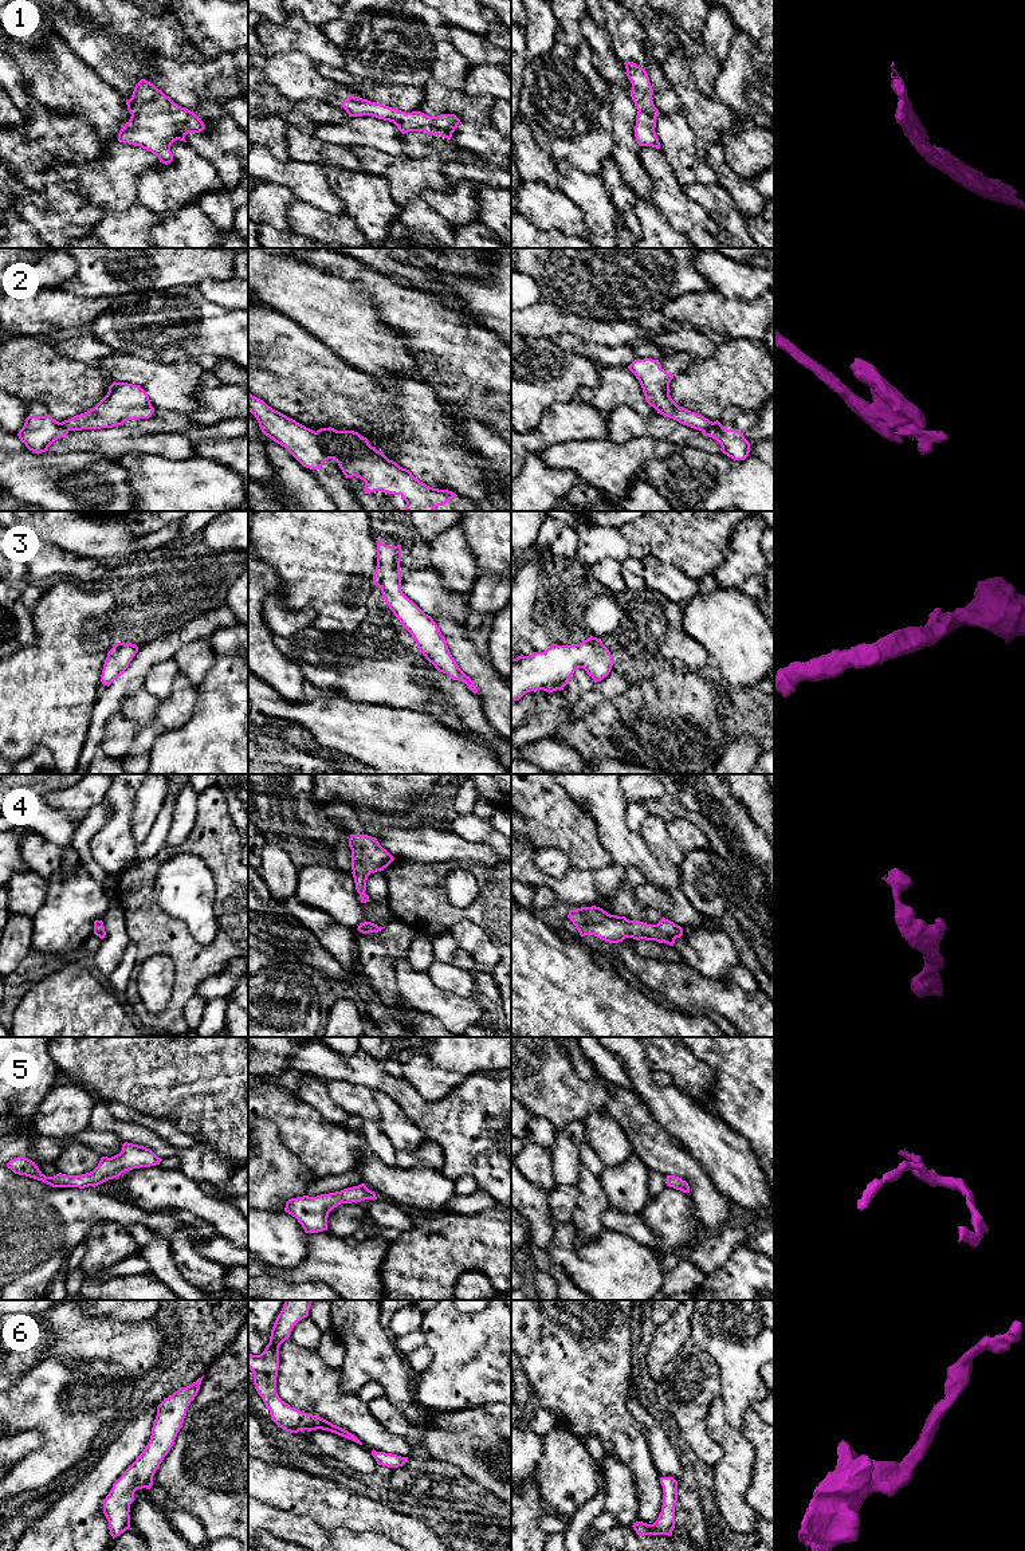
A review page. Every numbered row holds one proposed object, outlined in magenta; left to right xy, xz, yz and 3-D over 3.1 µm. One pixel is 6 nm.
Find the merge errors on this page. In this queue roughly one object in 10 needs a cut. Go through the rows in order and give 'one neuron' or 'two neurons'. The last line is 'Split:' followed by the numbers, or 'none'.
1: one neuron
2: two neurons
3: one neuron
4: one neuron
5: one neuron
6: one neuron
Split: 2

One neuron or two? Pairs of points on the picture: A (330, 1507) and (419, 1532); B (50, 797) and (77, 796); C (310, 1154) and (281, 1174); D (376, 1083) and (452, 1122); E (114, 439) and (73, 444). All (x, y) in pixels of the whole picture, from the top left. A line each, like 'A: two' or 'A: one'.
A: one
B: one
C: two
D: one
E: one

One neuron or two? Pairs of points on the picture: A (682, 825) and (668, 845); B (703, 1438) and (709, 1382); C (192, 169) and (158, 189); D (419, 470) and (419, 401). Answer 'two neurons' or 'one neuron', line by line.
A: two neurons
B: one neuron
C: one neuron
D: one neuron

